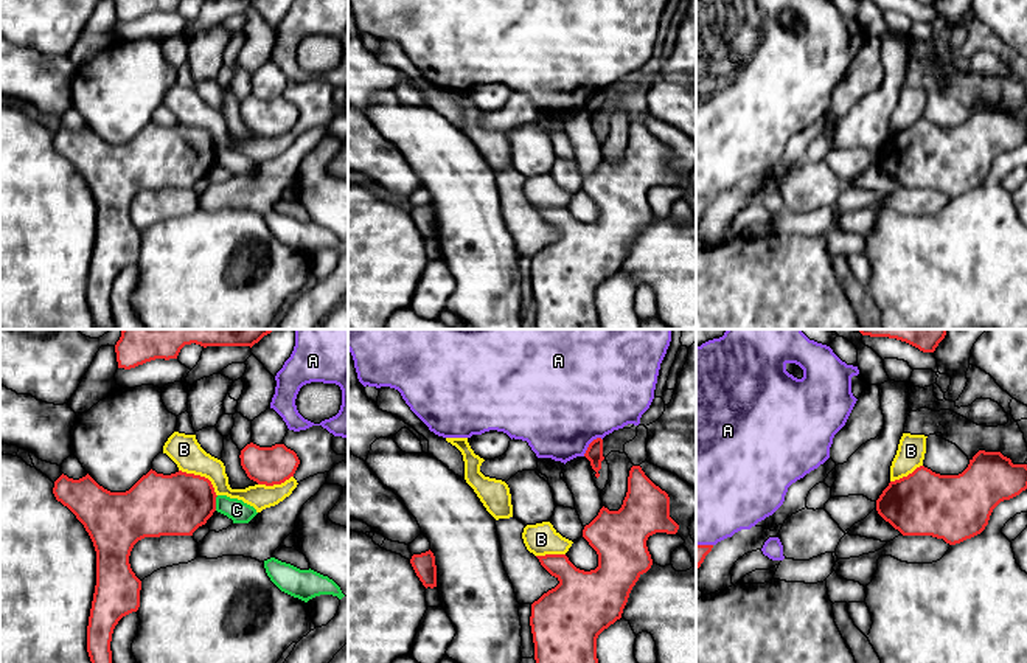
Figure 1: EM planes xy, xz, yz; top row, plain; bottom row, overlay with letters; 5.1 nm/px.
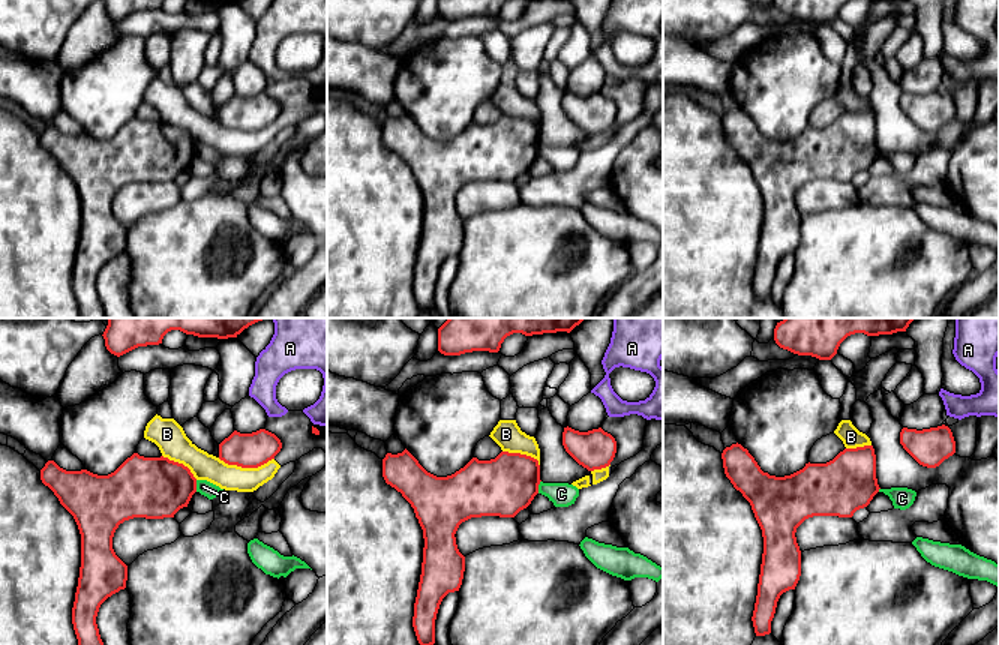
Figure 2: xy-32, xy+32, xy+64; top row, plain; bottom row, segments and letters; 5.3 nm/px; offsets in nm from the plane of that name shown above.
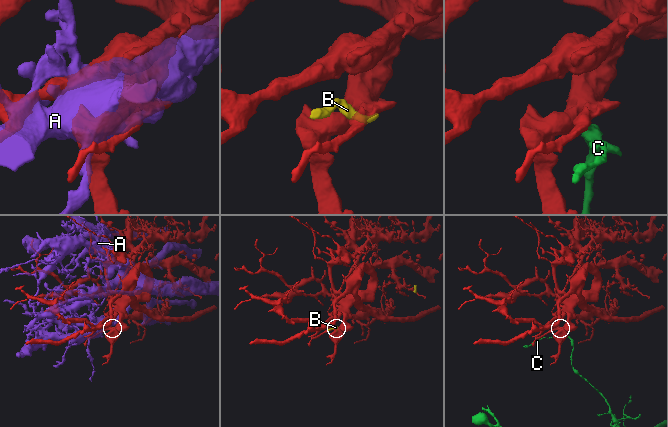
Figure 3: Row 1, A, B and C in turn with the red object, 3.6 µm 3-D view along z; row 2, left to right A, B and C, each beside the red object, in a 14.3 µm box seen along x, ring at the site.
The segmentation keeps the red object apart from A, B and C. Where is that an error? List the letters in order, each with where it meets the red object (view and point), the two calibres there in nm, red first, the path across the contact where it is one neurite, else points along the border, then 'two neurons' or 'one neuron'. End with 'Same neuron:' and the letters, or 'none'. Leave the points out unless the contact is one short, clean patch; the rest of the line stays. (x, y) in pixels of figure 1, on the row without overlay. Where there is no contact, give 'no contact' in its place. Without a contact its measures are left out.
A: contact xz (589, 97); calibres 90 and 480 nm; two neurons
B: contact xy (202, 129); calibres 320 and 160 nm; one neuron
C: contact xy (215, 156); calibres 320 and 110 nm; two neurons
Same neuron: B

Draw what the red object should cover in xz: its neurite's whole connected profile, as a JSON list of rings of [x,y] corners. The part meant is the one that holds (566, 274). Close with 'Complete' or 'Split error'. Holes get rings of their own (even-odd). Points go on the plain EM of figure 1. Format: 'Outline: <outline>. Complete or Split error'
Outline: [[[632,118],[629,123],[628,144],[621,160],[609,163],[603,158],[583,182],[583,189],[598,207],[595,222],[580,222],[569,213],[566,205],[573,194],[562,189],[550,174],[524,180],[522,191],[527,202],[559,233],[555,241],[531,256],[530,278],[538,329],[601,329],[597,290],[621,270],[632,239],[651,220],[648,189],[656,185],[676,186],[677,182],[679,177],[670,169],[668,146],[656,138],[640,118]]]. Split error

